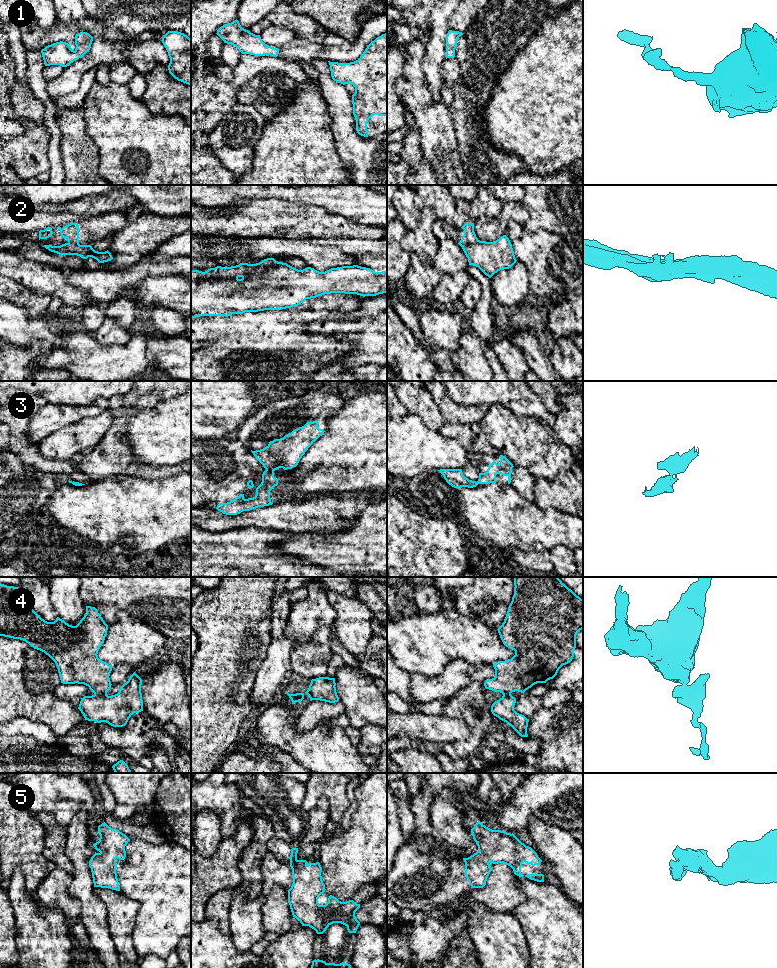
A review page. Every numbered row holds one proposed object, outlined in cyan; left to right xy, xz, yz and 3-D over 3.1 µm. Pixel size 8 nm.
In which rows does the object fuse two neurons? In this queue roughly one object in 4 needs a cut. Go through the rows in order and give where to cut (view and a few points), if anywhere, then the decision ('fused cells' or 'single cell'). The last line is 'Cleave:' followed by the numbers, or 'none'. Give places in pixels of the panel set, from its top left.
1: no cut; single cell
2: cut in yz along (478, 240), (461, 246); fused cells
3: cut in xz along (266, 469), (273, 472); fused cells
4: cut in xy along (94, 693), (106, 694); fused cells
5: no cut; single cell
Cleave: 2, 3, 4

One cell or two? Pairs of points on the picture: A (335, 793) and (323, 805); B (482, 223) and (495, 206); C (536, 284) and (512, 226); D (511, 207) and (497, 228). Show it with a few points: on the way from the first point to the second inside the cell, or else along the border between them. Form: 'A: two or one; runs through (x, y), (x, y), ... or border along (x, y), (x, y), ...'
A: two; border along (321, 796), (328, 802), (330, 821)
B: two; border along (497, 215), (479, 216), (474, 221)
C: one; runs through (536, 270), (536, 258), (518, 240)
D: one; runs through (509, 212), (499, 223)

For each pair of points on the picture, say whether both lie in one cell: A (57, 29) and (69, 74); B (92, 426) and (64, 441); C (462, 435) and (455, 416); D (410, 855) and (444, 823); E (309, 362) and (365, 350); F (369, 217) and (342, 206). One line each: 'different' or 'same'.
A: different
B: same
C: different
D: different
E: different
F: same

